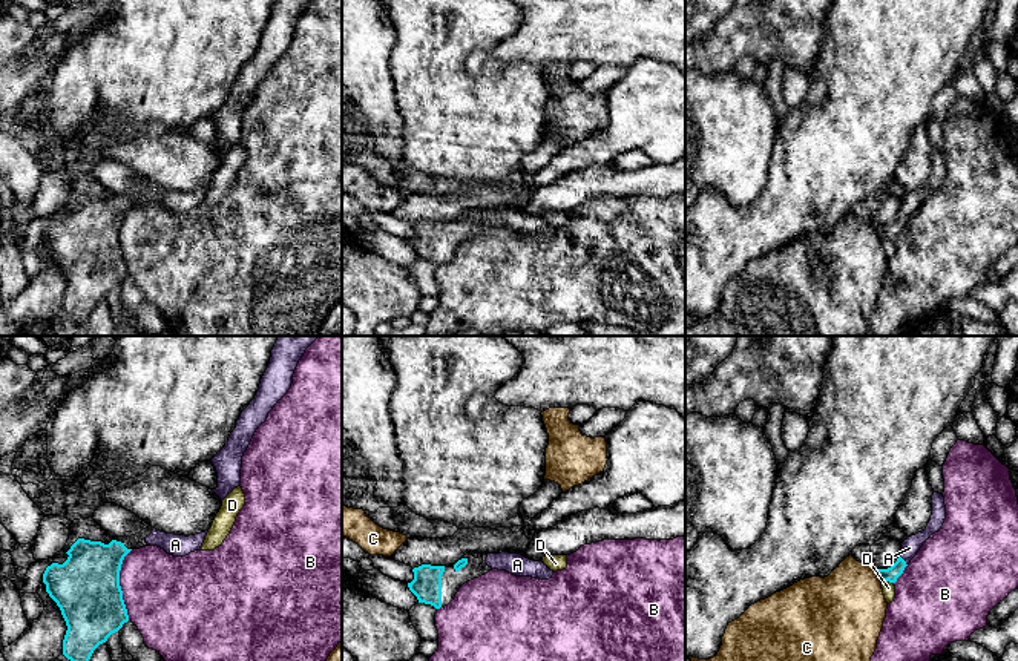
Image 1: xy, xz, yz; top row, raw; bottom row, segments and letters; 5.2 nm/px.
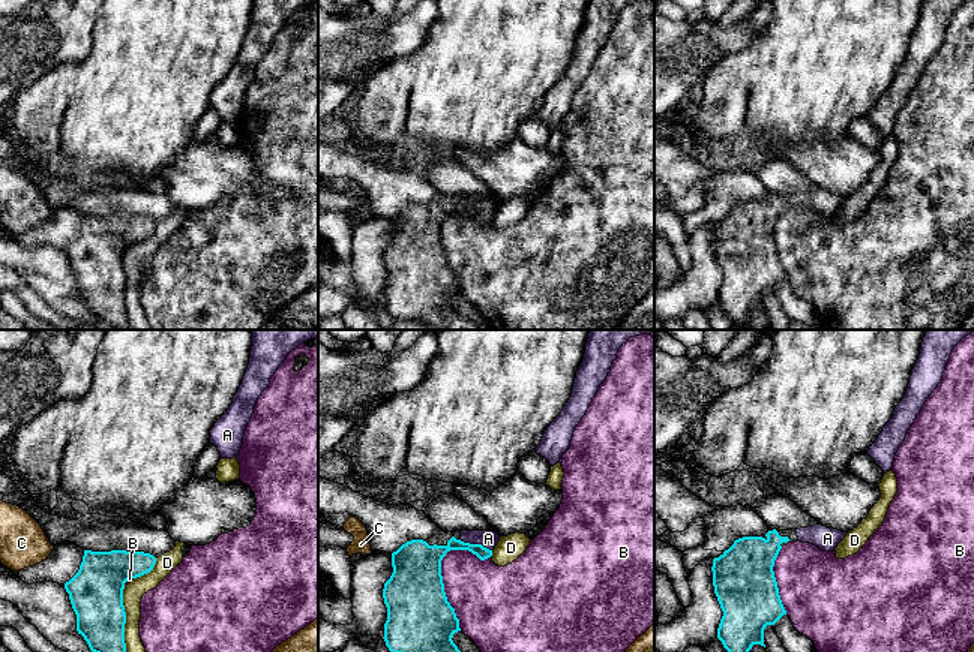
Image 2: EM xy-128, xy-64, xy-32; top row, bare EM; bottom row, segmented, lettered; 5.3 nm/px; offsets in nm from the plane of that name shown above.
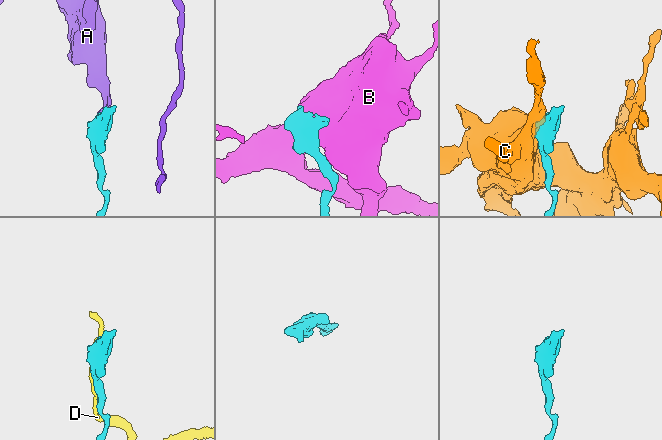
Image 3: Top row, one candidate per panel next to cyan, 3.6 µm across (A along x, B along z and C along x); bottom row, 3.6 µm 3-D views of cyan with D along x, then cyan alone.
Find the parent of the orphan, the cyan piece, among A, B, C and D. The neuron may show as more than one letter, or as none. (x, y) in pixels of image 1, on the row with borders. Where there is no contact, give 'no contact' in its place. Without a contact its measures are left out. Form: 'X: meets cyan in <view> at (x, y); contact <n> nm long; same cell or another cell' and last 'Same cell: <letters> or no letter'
A: meets cyan in yz at (903, 560); contact 70 nm long; same cell
B: meets cyan in xy at (118, 585); contact 360 nm long; another cell
C: meets cyan in yz at (877, 575); contact 80 nm long; another cell
D: meets cyan in yz at (886, 580); contact 60 nm long; another cell
Same cell: A

